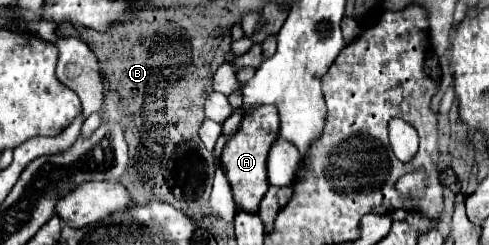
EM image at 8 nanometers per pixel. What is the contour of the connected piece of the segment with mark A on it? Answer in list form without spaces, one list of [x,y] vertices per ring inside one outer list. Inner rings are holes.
[[[261,105],[261,107],[243,115],[243,121],[241,121],[237,133],[223,149],[221,167],[225,169],[227,179],[231,183],[235,203],[237,203],[237,207],[241,207],[249,213],[255,213],[259,209],[259,203],[269,189],[267,153],[269,153],[273,141],[277,139],[277,135],[279,135],[279,113],[271,105]]]

